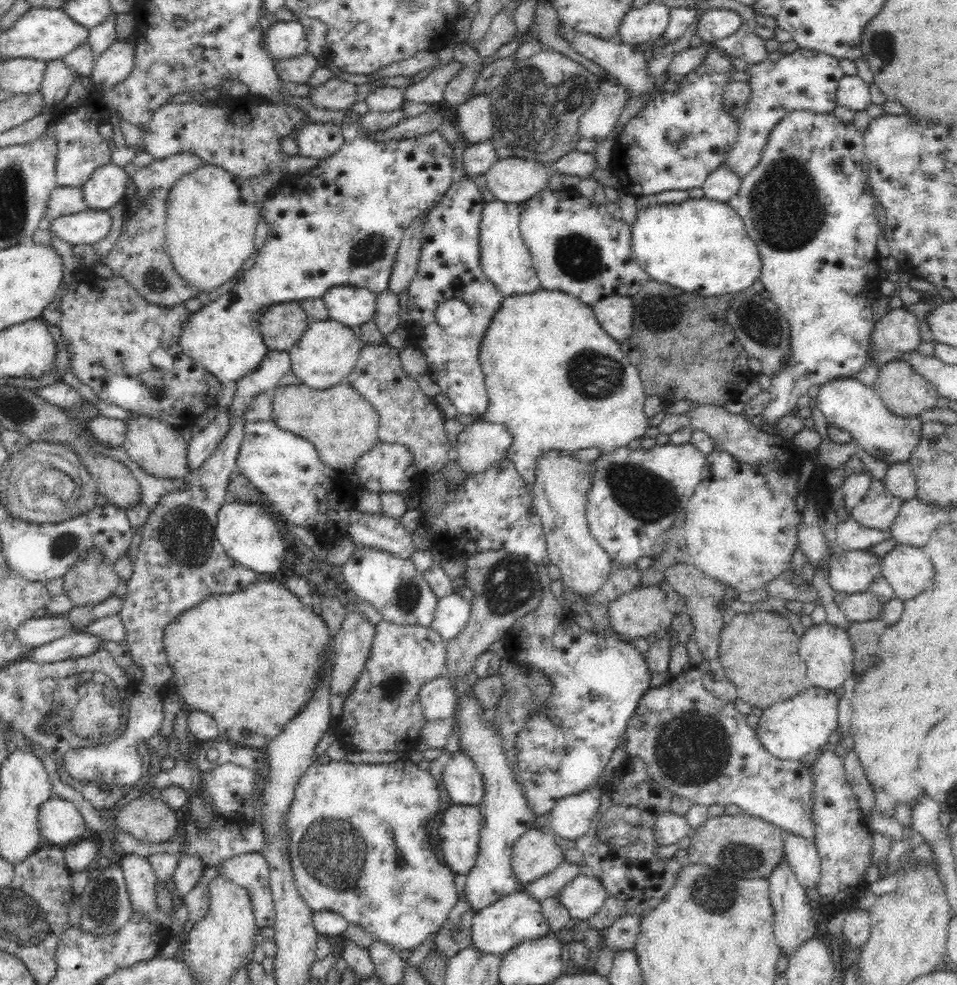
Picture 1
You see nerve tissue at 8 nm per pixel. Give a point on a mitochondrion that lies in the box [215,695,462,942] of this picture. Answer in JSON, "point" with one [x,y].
{"point":[334,850]}

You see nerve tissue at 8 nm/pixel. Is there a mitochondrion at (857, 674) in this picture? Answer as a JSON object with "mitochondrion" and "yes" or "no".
{"mitochondrion":"no"}

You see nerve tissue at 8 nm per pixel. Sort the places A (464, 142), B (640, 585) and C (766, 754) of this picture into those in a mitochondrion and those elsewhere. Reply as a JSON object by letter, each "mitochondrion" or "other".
{"A":"other","B":"other","C":"other"}

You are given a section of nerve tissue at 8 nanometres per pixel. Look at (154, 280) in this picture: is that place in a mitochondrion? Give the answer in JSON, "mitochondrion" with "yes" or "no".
{"mitochondrion":"yes"}

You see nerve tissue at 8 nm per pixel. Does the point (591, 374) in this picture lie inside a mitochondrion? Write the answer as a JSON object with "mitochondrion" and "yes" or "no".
{"mitochondrion":"yes"}

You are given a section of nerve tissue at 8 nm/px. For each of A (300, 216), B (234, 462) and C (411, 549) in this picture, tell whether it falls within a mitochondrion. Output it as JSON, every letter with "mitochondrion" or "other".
{"A":"other","B":"other","C":"other"}

